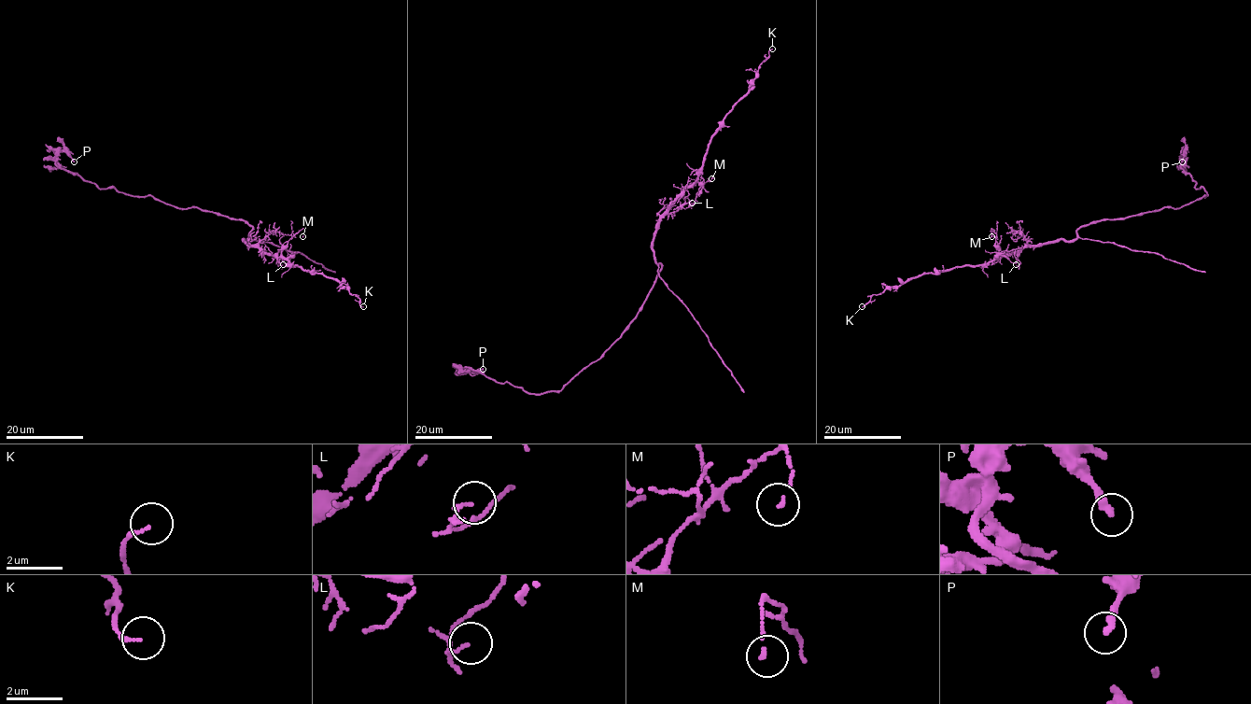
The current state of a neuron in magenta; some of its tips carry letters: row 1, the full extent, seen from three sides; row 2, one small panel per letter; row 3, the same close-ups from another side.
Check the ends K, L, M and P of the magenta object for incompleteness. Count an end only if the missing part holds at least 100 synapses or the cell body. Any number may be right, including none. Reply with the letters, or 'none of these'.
none of these

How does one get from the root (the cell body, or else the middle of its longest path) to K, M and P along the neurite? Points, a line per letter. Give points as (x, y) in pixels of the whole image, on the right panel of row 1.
K: (1092, 224), (1081, 226), (1075, 239), (1026, 245), (986, 263), (919, 274), (897, 286), (887, 287), (862, 306)
M: (1092, 224), (1081, 226), (1075, 239), (1026, 245), (1002, 257), (991, 229), (991, 236)
P: (1092, 224), (1165, 207), (1177, 209), (1204, 196), (1206, 190), (1196, 188), (1183, 168), (1185, 150), (1182, 161)

